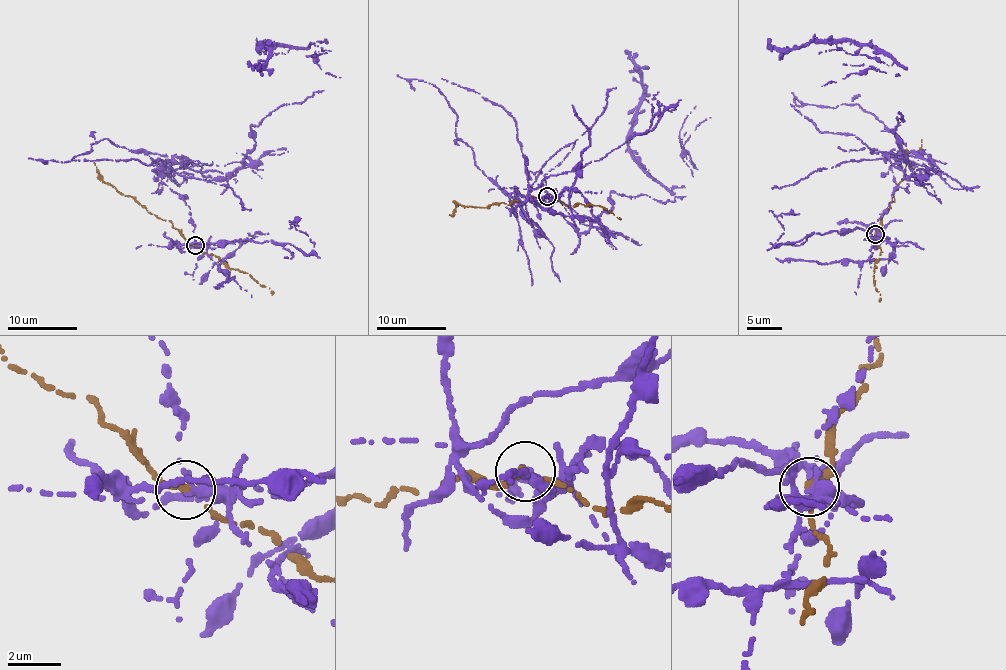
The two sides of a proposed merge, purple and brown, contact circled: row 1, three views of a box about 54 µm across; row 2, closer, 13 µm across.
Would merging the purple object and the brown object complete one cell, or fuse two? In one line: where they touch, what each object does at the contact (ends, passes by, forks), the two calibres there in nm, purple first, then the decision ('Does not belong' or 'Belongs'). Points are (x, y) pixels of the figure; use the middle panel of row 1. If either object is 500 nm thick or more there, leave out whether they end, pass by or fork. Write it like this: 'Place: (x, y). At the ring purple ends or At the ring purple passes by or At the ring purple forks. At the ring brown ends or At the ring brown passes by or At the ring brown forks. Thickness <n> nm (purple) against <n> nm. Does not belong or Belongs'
Place: (547, 196). At the ring purple passes by. At the ring brown passes by. Thickness 260 nm (purple) against 200 nm. Does not belong

